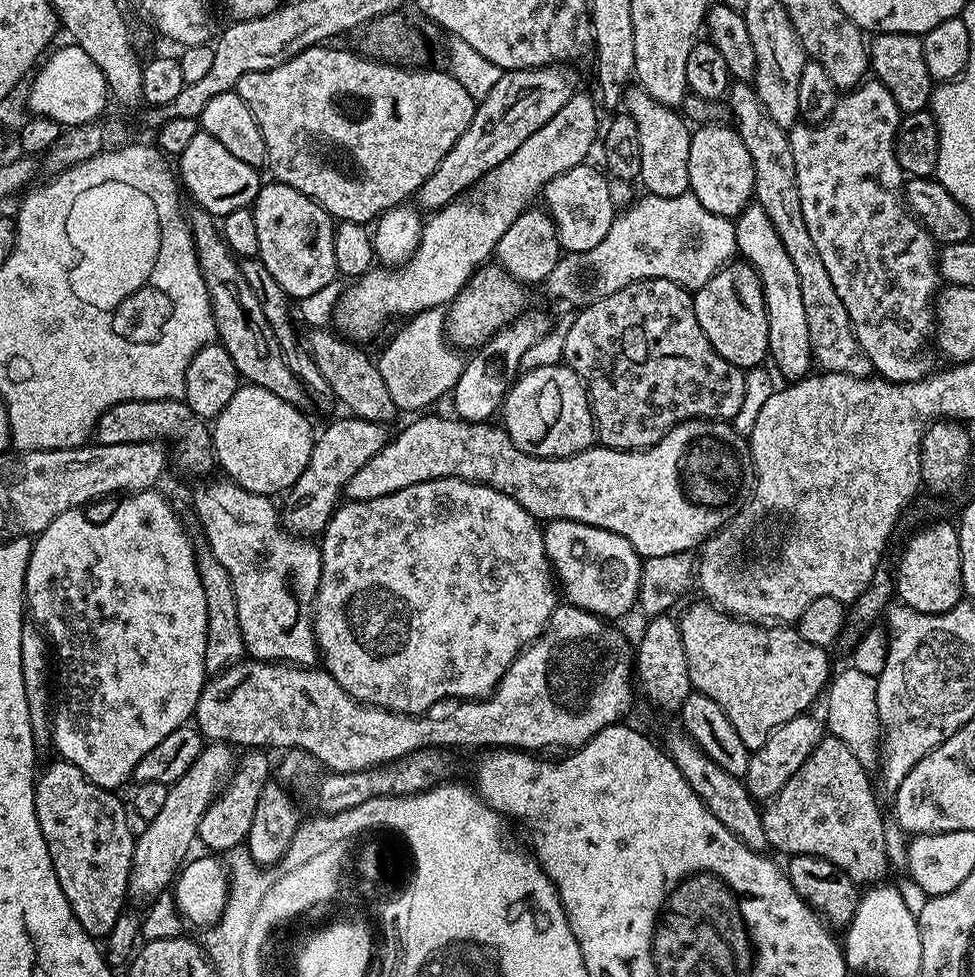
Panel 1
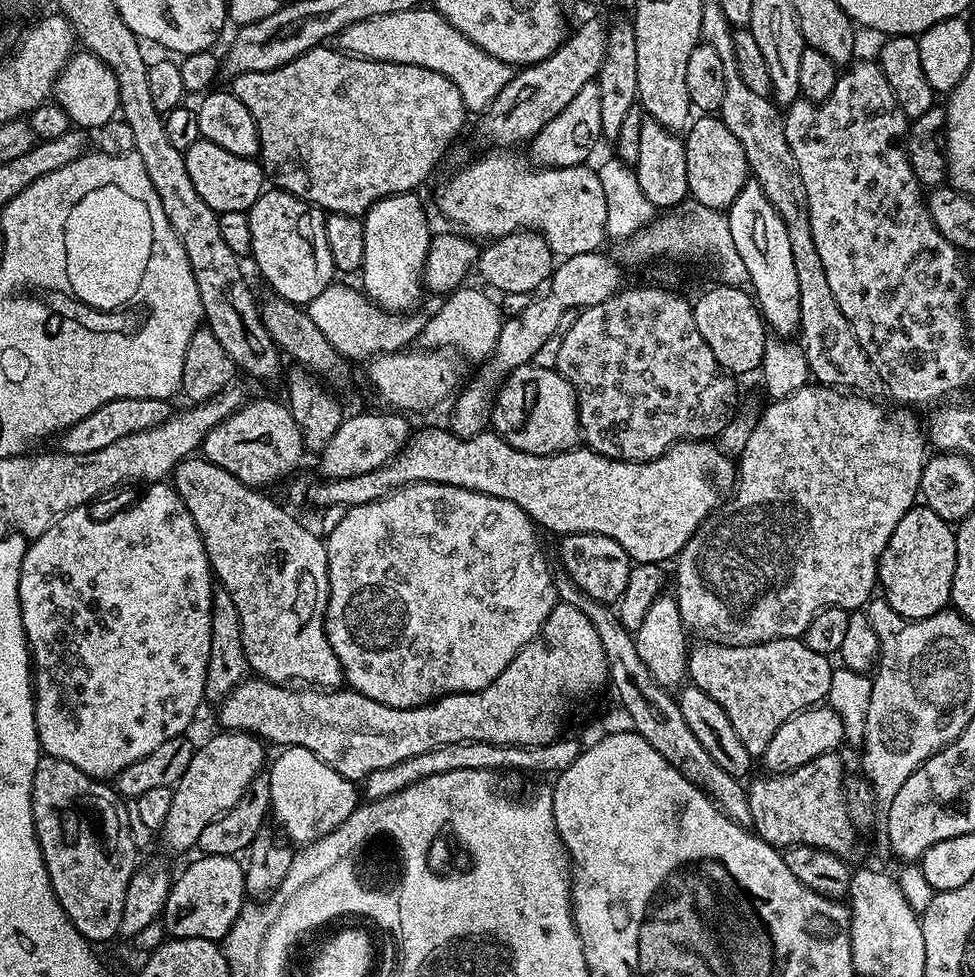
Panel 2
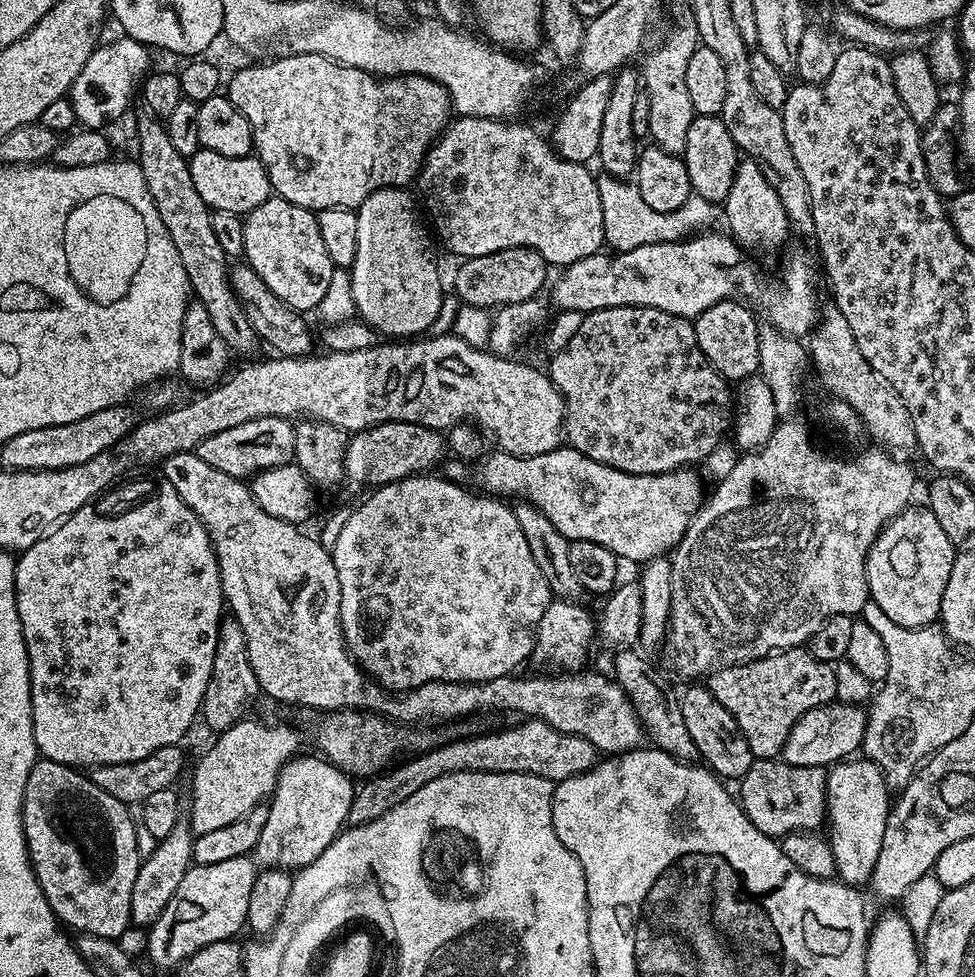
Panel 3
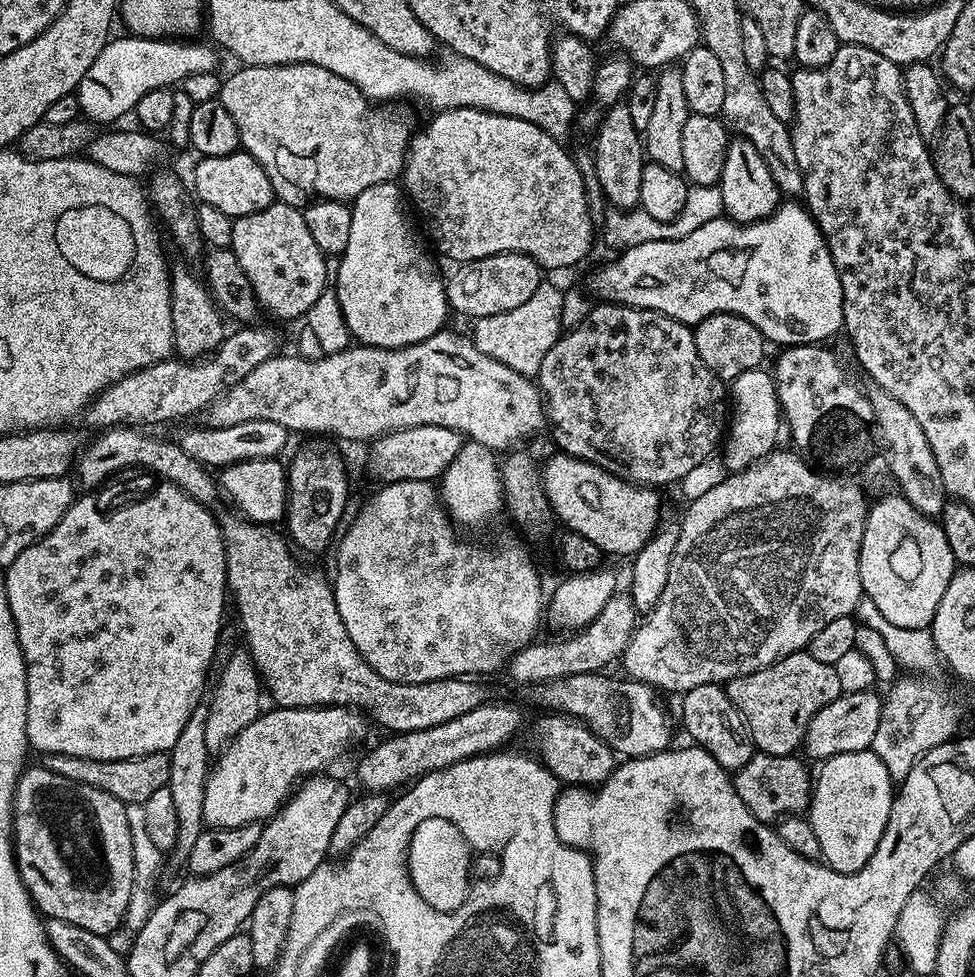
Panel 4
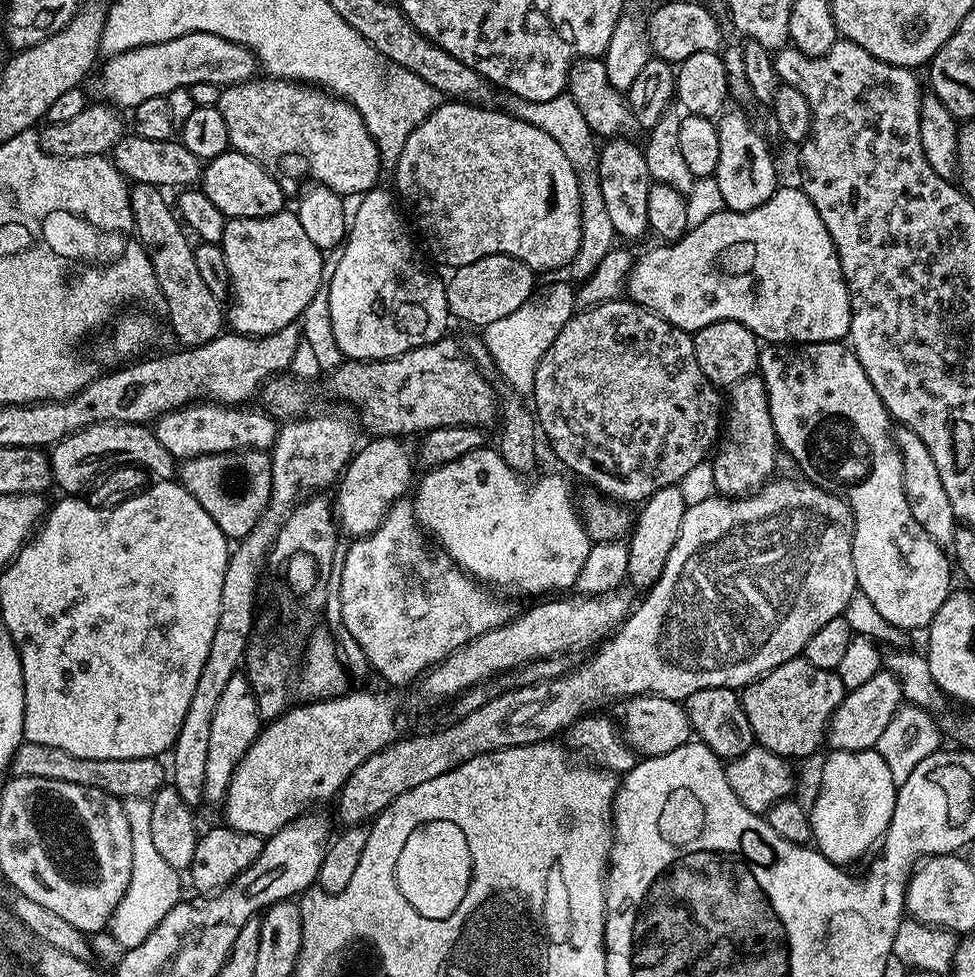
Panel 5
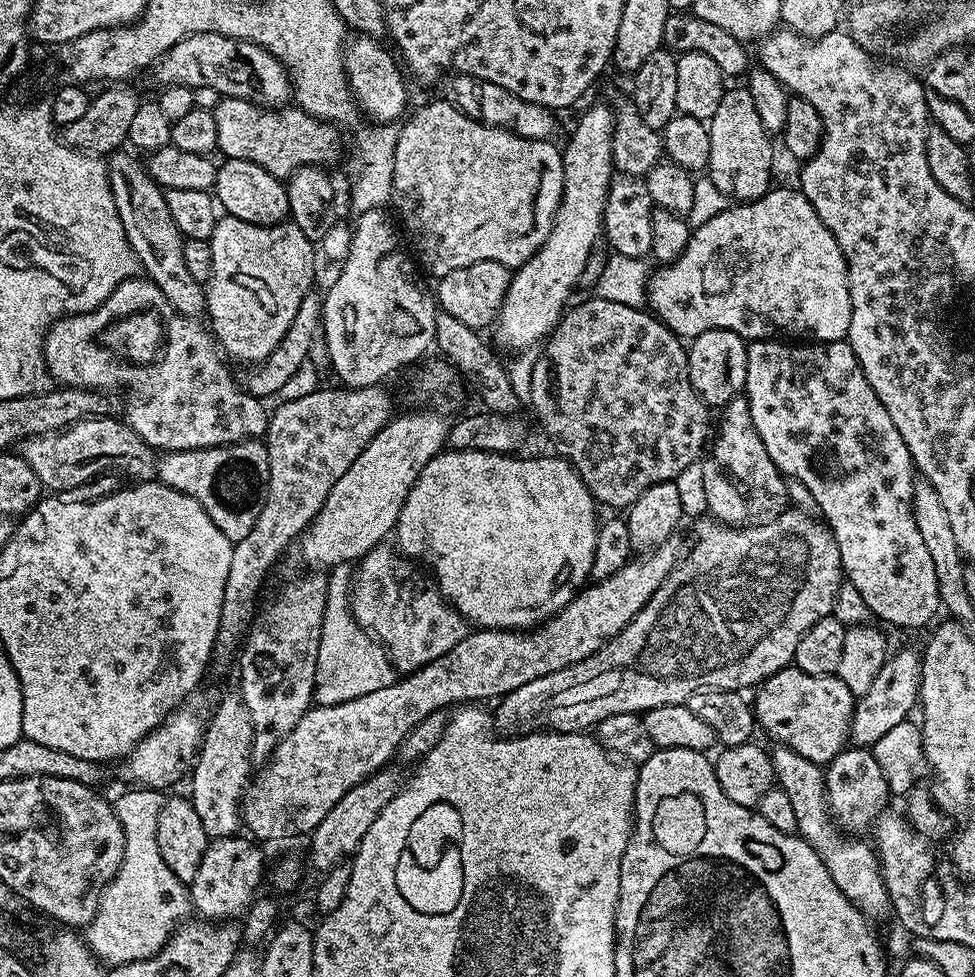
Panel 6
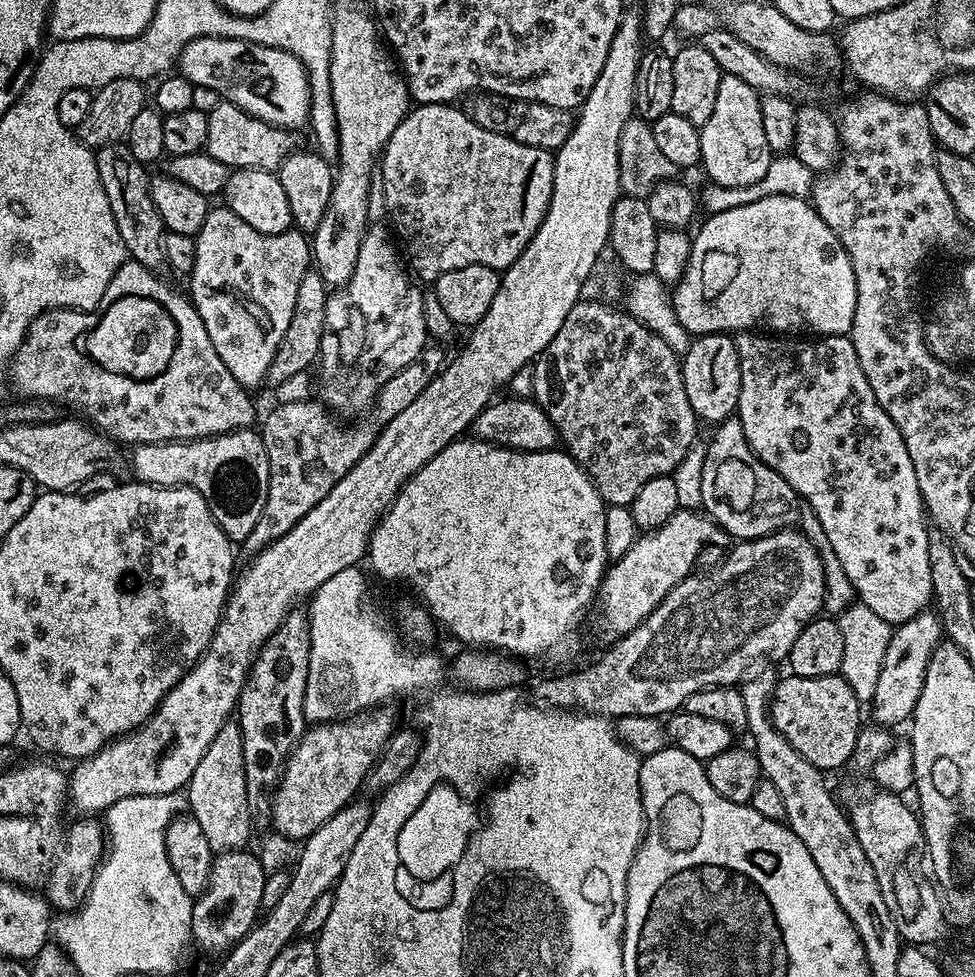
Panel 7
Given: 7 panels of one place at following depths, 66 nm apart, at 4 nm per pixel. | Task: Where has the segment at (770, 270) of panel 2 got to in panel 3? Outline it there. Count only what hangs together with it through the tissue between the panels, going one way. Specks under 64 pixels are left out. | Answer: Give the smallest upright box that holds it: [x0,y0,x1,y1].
[722,158,790,252]

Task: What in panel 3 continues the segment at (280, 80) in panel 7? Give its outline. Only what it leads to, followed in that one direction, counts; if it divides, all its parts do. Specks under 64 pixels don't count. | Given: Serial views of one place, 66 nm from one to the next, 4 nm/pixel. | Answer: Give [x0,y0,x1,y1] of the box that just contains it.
[70,35,149,129]

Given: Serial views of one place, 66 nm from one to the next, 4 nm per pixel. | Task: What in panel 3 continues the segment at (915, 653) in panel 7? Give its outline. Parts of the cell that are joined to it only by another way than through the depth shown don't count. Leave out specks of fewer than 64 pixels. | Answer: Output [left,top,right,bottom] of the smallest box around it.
[783,702,868,768]

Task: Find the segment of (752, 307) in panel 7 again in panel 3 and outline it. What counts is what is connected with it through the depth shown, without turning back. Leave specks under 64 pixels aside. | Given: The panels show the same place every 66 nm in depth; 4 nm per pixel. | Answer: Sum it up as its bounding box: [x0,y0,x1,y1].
[552,232,820,338]

